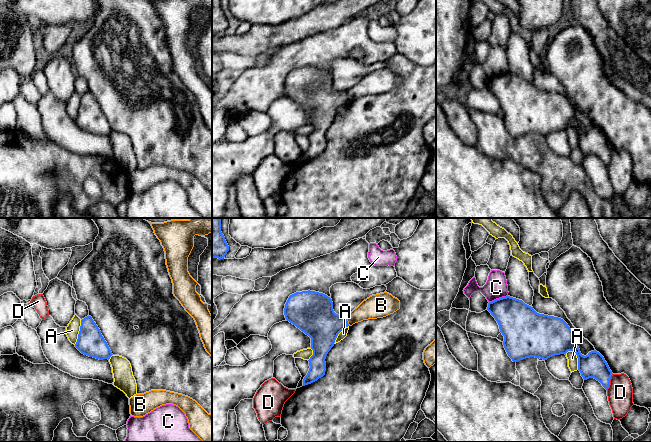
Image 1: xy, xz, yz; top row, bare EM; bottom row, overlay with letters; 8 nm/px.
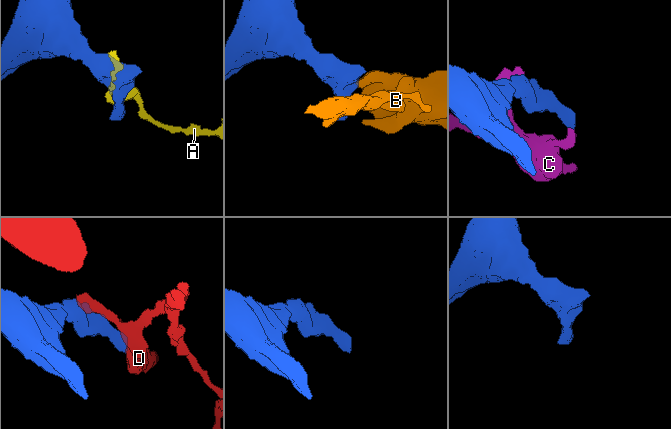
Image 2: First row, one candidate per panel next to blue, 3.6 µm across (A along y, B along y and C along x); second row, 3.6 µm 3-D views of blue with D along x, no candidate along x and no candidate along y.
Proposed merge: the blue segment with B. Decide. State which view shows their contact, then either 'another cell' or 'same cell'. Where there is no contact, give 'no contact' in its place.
xz | another cell

